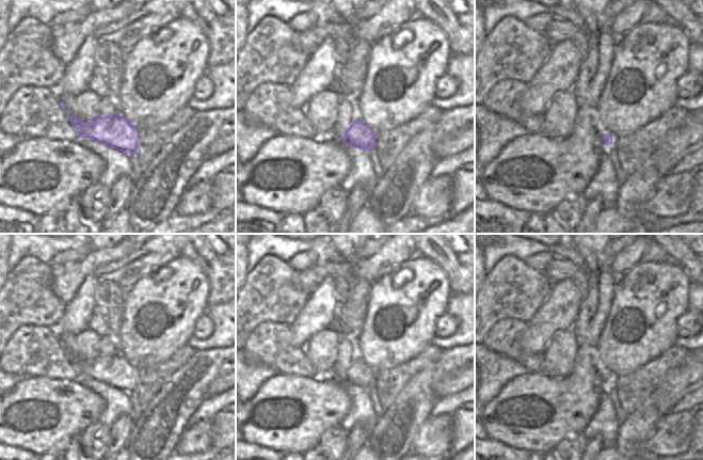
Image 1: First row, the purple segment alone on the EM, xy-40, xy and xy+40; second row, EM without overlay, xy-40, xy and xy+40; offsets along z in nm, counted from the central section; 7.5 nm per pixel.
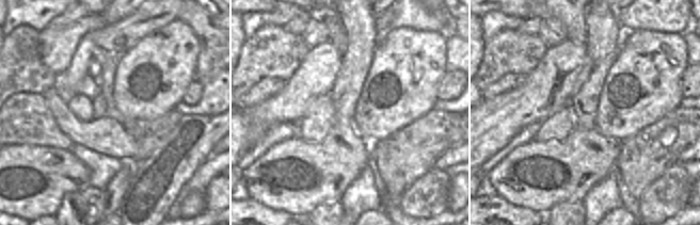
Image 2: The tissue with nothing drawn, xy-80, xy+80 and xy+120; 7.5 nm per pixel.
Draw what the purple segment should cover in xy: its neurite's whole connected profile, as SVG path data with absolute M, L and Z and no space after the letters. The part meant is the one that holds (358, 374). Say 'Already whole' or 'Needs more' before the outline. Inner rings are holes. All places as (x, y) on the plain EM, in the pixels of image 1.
Already whole. M355 360L342 376L345 382L370 390L376 382L376 371L362 360Z

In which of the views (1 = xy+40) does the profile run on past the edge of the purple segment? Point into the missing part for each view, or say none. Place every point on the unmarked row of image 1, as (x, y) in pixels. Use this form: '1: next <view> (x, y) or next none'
1: next none

